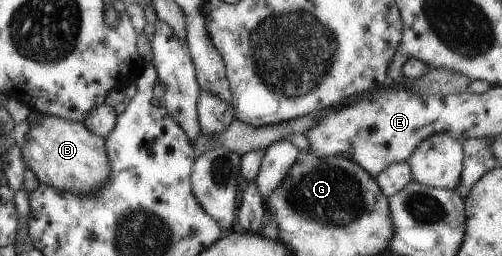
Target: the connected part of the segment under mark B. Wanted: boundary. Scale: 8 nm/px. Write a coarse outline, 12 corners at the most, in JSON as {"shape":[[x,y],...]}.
{"shape":[[41,114],[21,157],[39,183],[93,194],[110,168],[82,122]]}

